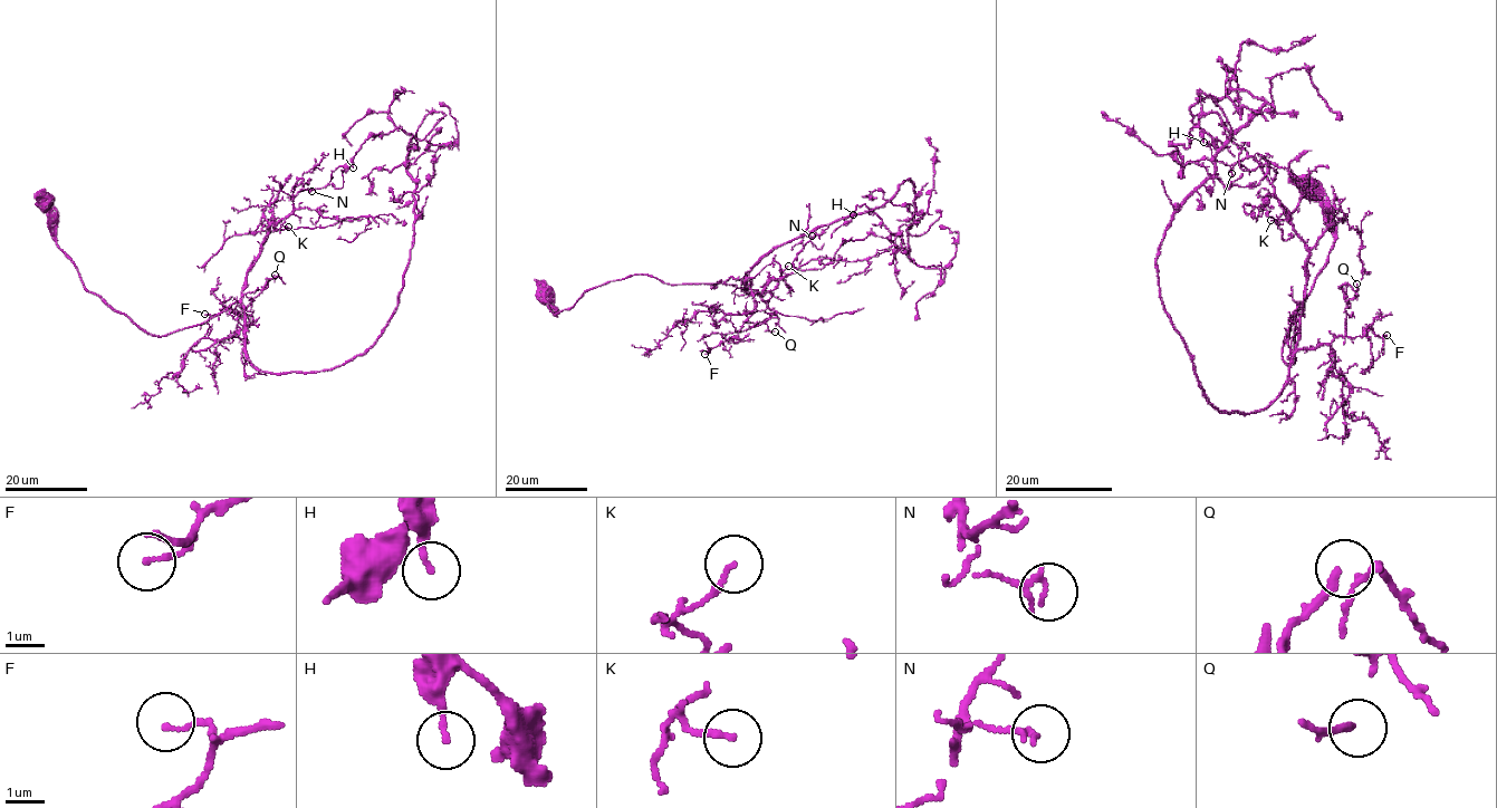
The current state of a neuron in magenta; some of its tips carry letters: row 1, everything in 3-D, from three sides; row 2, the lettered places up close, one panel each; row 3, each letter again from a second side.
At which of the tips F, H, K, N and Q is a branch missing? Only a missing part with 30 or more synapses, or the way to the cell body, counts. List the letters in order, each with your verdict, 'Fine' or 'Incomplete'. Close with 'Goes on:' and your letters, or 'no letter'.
F: Fine
H: Fine
K: Fine
N: Fine
Q: Fine
Goes on: no letter

